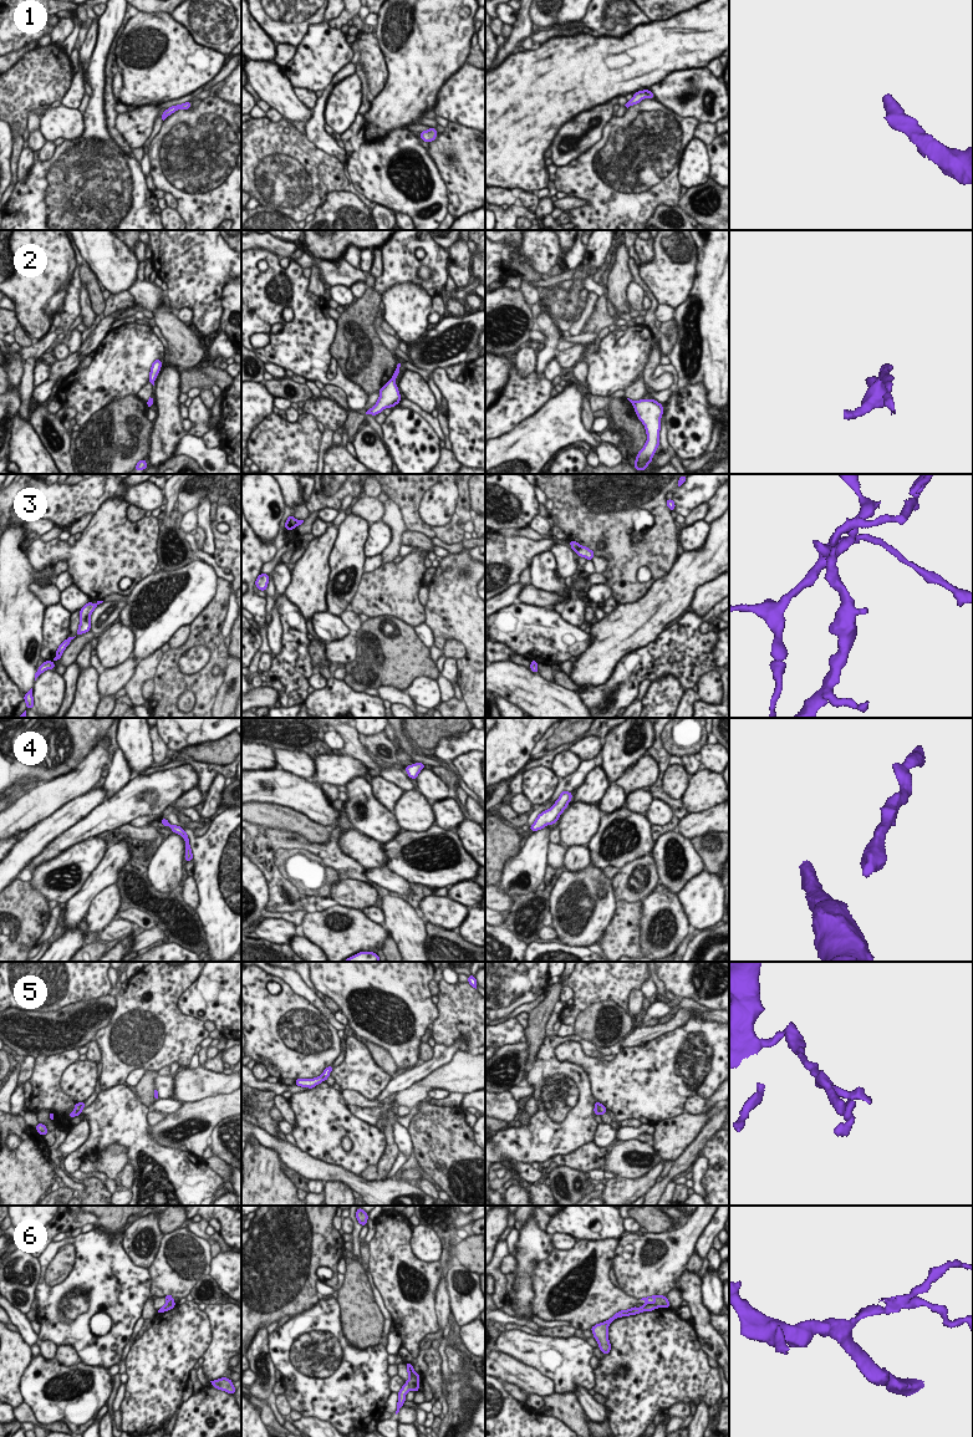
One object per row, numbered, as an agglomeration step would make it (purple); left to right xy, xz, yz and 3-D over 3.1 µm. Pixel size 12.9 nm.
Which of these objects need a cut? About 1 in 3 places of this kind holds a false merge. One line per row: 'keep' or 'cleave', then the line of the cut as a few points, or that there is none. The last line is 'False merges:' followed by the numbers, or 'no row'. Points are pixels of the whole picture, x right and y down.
1: keep; no cut
2: cleave; cut in yz along (636, 401), (633, 406)
3: cleave; cut in xz along (295, 519), (296, 525)
4: keep; no cut
5: cleave; cut in xz along (321, 1075), (325, 1080)
6: cleave; cut in yz along (645, 1304), (656, 1304), (658, 1306)
False merges: 2, 3, 5, 6

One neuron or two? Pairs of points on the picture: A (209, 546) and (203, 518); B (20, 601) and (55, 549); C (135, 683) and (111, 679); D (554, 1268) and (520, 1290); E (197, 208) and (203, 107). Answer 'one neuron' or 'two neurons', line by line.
A: one neuron
B: two neurons
C: two neurons
D: two neurons
E: one neuron

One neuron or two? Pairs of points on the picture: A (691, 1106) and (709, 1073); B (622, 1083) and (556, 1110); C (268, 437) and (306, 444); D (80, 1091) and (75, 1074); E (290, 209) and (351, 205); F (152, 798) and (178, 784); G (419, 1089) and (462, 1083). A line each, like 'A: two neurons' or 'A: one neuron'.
A: two neurons
B: two neurons
C: one neuron
D: one neuron
E: two neurons
F: one neuron
G: one neuron

